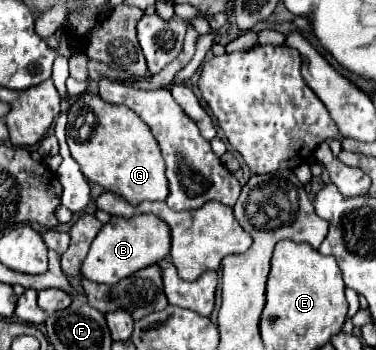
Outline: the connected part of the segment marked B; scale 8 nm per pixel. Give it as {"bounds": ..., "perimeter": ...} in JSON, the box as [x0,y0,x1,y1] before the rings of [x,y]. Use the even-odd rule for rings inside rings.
{"bounds":[81,214,171,284],"perimeter":[[[135,214],[131,218],[111,216],[111,220],[95,236],[87,258],[83,260],[81,272],[89,280],[101,284],[115,284],[133,272],[157,264],[169,256],[171,250],[171,228],[151,214]]]}

